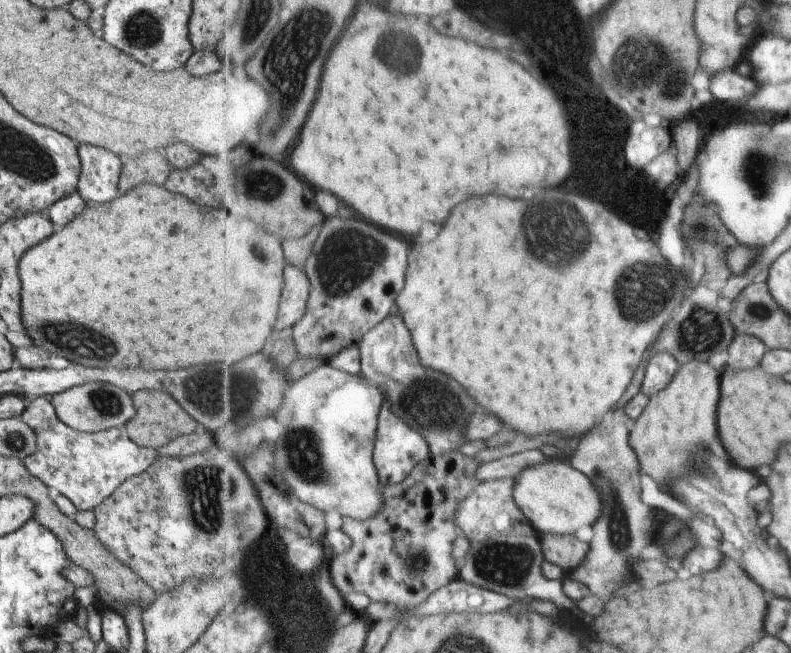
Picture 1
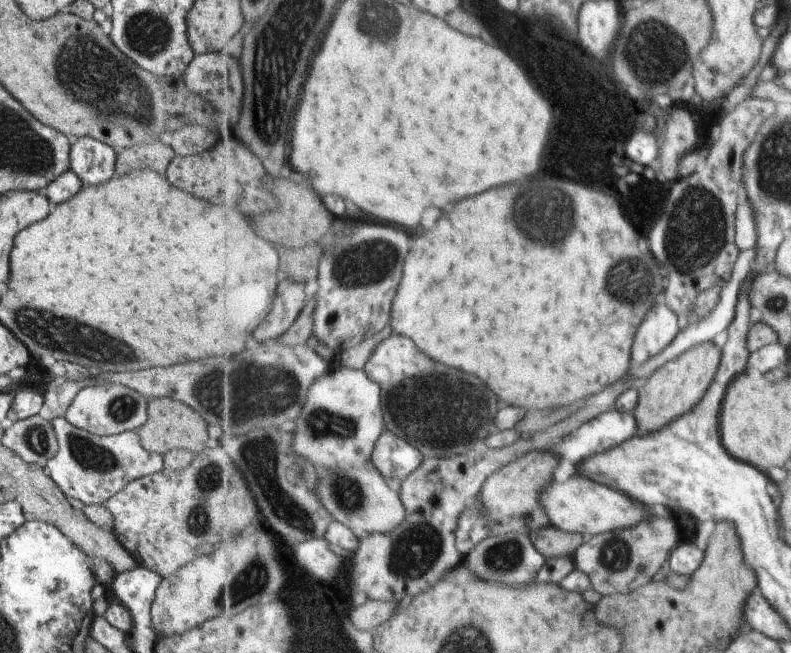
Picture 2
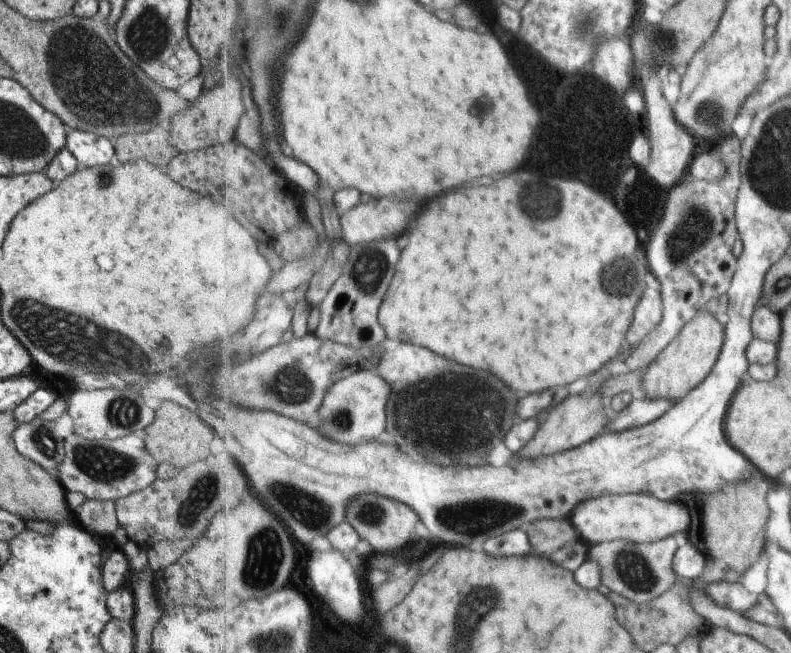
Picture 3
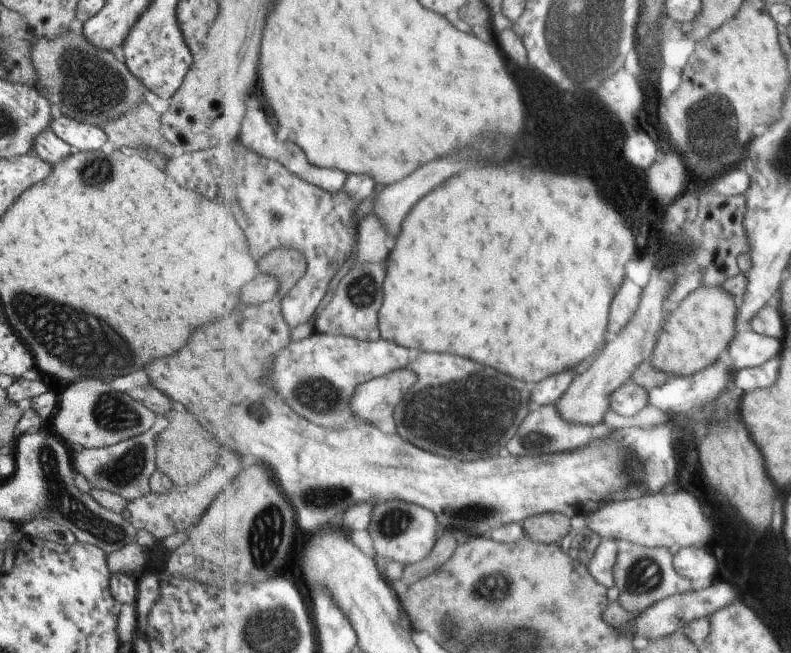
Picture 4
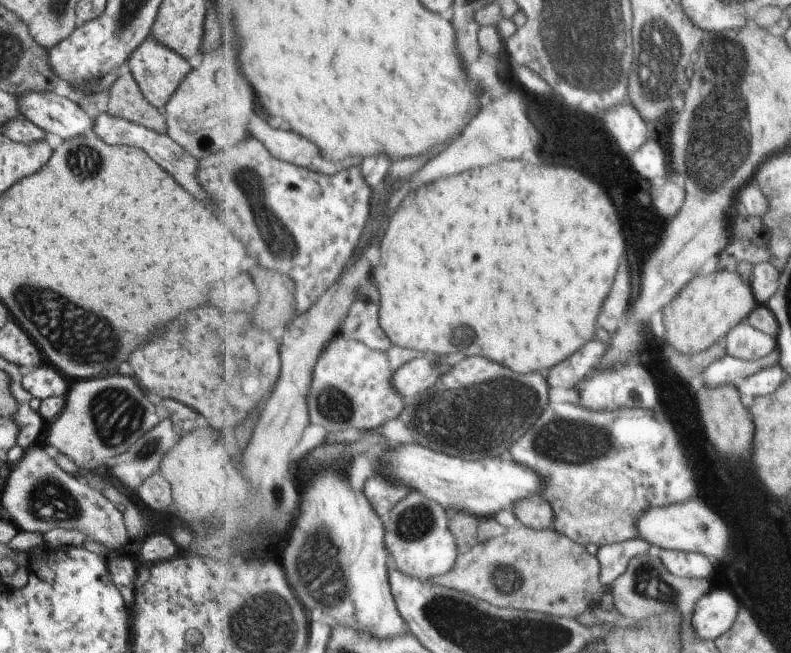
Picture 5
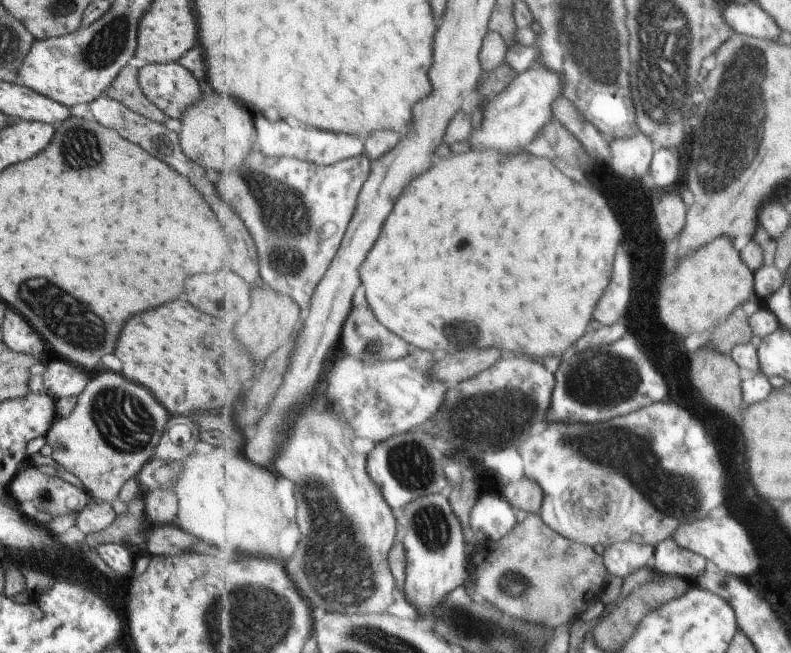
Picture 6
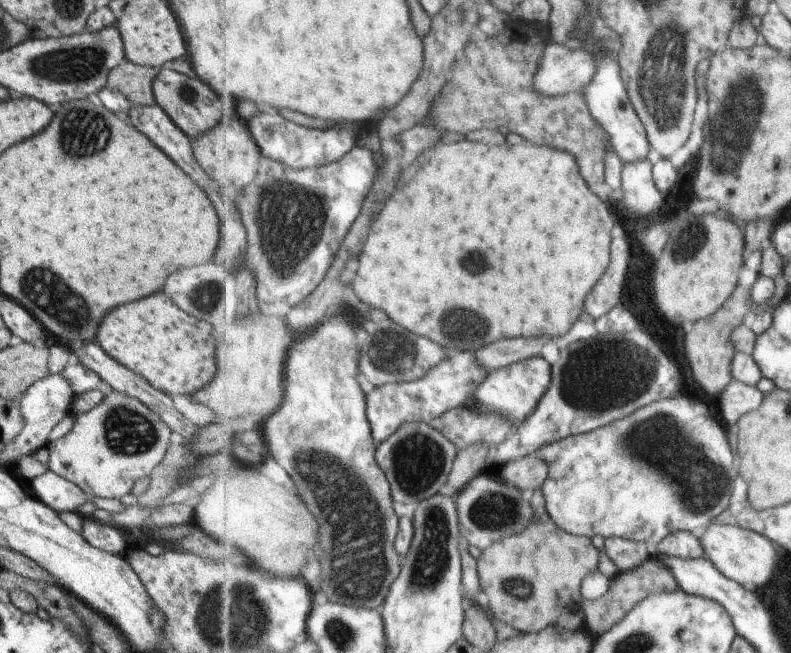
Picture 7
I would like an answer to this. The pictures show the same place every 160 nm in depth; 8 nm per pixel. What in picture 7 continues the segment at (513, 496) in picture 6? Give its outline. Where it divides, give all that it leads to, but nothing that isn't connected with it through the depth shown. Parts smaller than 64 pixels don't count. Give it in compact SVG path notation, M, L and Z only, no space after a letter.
M538 453L509 461L501 467L500 475L503 481L520 489L531 489L535 492L544 486L550 471L547 461Z

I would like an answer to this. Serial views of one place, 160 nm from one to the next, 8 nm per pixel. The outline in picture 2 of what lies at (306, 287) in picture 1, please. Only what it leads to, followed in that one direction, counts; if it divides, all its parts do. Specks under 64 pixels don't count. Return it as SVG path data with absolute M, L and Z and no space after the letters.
M285 278L278 284L273 310L269 312L265 324L261 326L261 330L267 332L271 338L279 340L296 324L306 306L304 285L291 278Z

